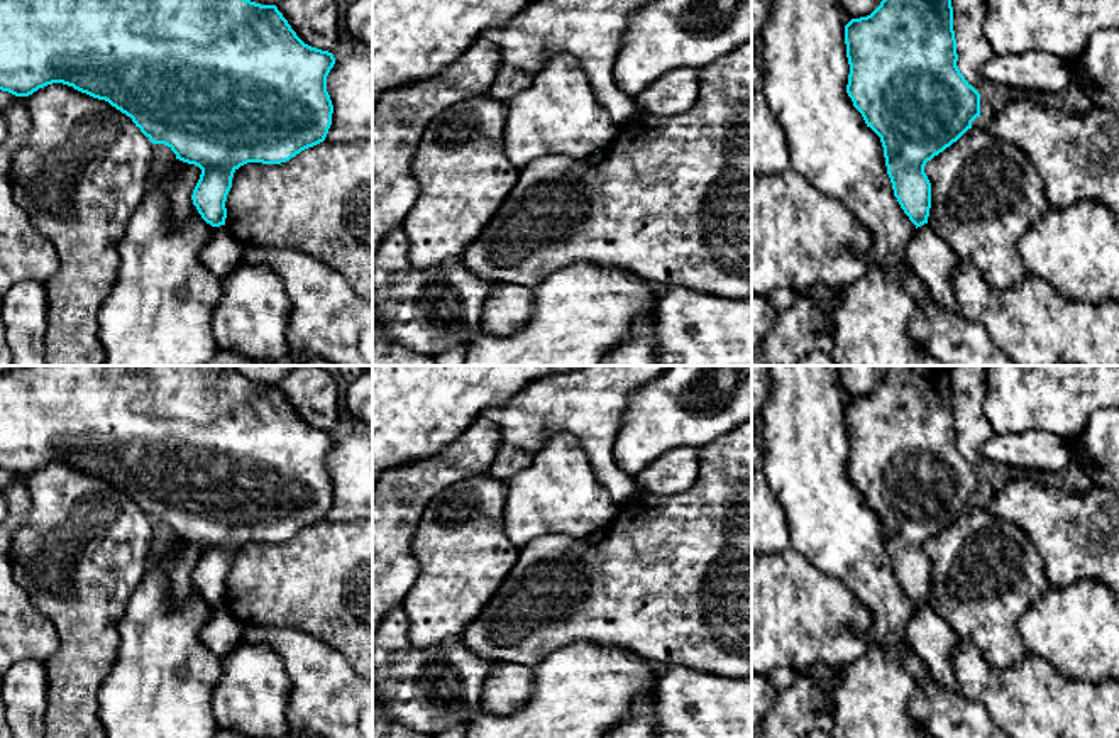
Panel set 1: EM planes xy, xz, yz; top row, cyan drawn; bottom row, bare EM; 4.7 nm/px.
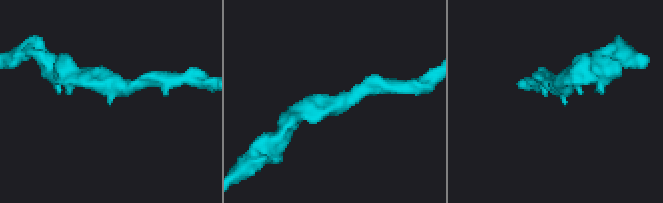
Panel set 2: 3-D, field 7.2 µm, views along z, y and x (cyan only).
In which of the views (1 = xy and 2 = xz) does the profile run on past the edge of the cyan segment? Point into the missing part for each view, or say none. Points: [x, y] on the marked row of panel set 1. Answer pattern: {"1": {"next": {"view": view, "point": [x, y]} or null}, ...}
{"1": {"next": null}, "2": {"next": null}}

